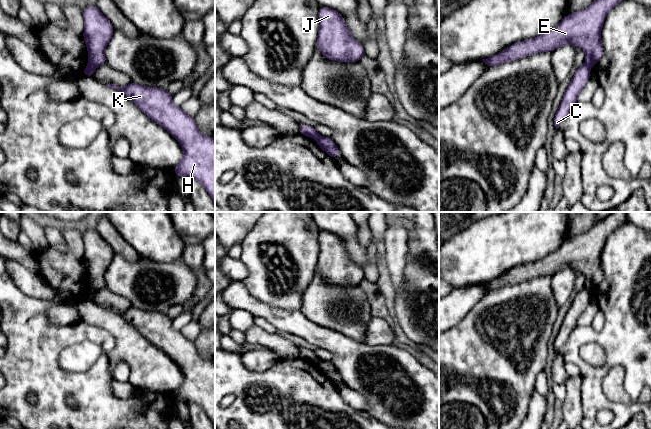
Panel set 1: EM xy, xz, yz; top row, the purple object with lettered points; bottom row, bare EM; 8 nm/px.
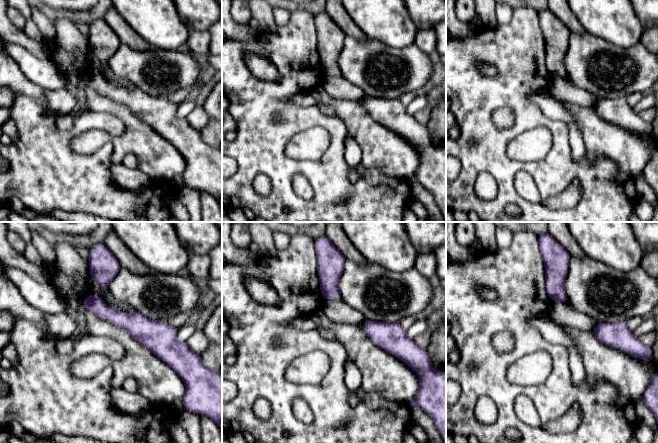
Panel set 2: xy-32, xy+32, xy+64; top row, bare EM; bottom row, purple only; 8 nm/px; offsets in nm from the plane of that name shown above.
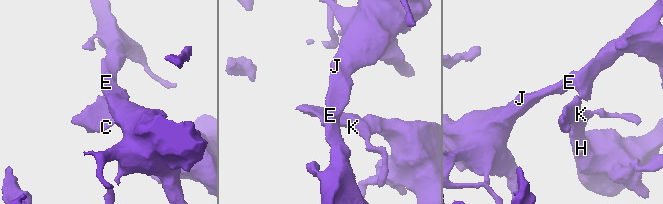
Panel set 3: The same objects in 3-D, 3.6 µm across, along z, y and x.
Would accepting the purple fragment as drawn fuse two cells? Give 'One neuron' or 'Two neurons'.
Two neurons

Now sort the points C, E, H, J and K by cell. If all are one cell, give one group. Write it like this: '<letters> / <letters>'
C H K / E J

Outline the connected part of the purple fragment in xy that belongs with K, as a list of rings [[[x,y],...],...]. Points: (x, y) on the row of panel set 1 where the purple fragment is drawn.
[[[133,81],[125,87],[107,84],[108,88],[113,88],[123,93],[151,120],[164,127],[183,148],[183,159],[173,169],[176,176],[186,179],[194,179],[200,182],[207,190],[215,204],[215,139],[202,135],[196,125],[195,118],[188,116],[180,106],[172,102],[173,95],[166,89],[157,87],[146,87],[134,83]]]

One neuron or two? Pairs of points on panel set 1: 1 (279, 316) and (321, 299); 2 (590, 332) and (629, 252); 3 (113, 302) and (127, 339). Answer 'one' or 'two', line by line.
1: two
2: one
3: two

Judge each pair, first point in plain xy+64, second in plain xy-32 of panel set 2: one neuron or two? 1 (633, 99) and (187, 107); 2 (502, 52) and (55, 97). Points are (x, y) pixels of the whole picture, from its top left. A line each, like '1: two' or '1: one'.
1: two
2: two

